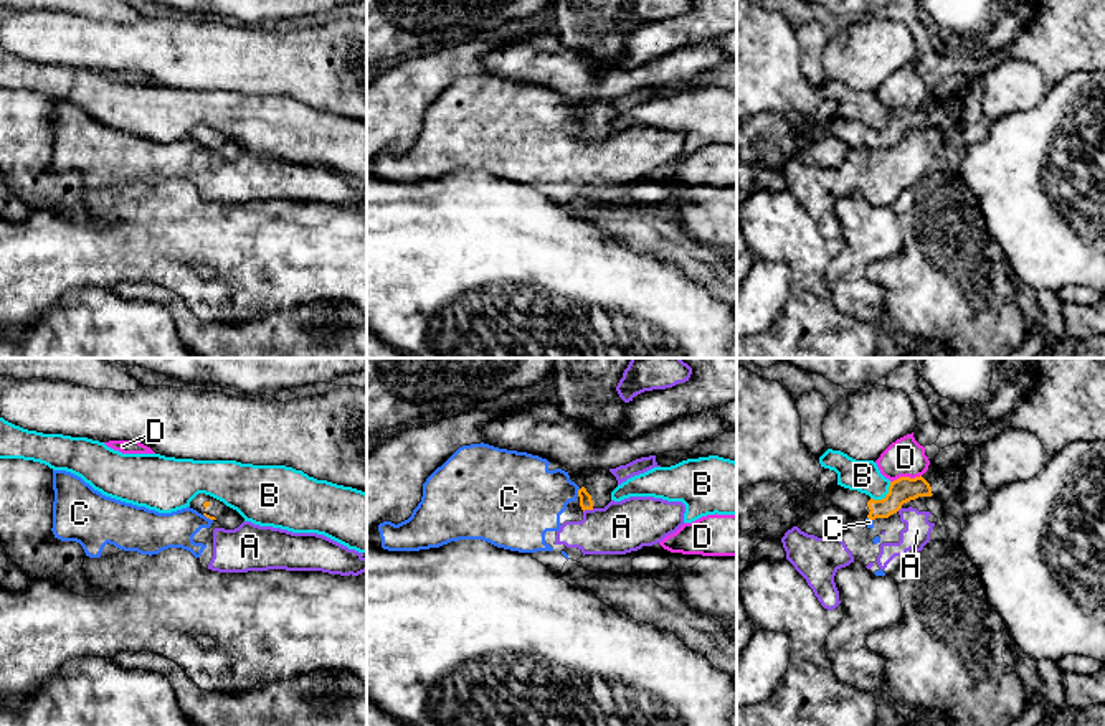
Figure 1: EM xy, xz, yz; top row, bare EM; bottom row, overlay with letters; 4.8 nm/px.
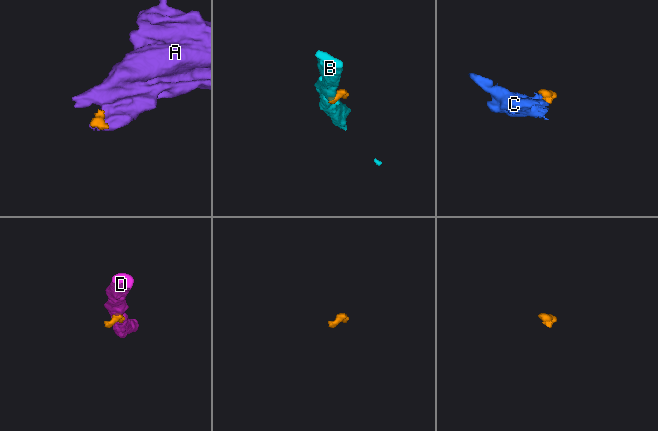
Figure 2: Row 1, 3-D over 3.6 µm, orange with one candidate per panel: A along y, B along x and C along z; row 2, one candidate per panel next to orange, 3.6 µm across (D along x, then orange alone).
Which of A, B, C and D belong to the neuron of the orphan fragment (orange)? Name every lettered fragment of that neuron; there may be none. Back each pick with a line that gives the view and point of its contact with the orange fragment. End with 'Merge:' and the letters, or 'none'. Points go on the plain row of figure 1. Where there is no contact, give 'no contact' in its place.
Merge: none

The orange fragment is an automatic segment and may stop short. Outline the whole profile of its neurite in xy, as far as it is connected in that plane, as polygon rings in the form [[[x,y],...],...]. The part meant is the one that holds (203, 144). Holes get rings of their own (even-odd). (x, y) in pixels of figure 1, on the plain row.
[[[198,124],[190,132],[190,139],[210,150],[216,150],[225,160],[235,160],[244,152],[244,148],[236,140],[205,124]]]

